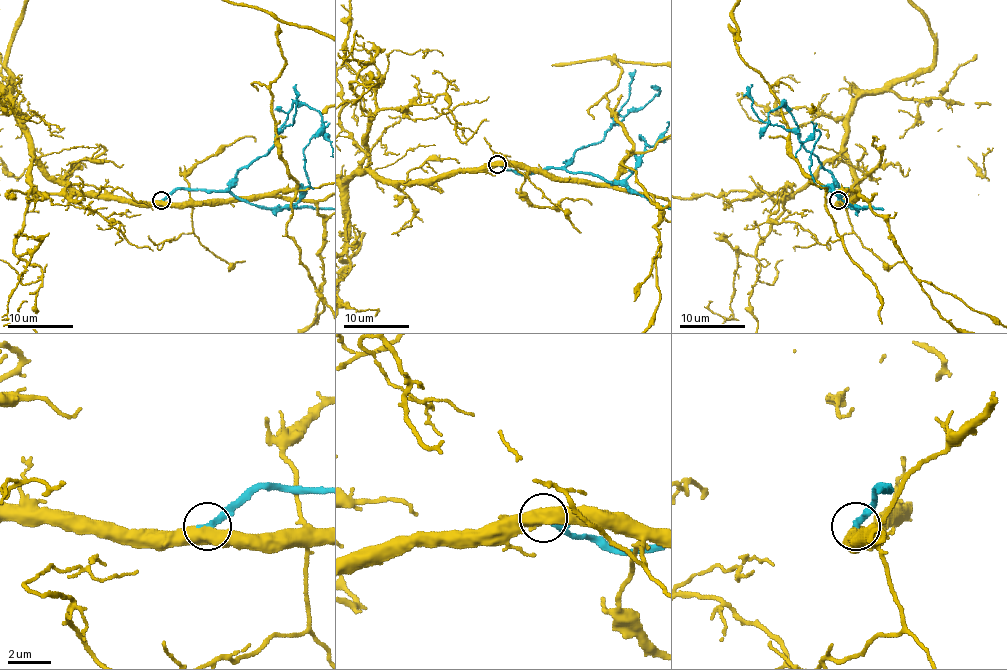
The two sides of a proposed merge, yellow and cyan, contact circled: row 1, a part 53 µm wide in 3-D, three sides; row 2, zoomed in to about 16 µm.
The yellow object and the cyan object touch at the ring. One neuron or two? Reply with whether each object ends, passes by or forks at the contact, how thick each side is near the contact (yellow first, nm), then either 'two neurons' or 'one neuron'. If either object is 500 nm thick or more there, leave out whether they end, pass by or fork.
550/280 nm | two neurons

